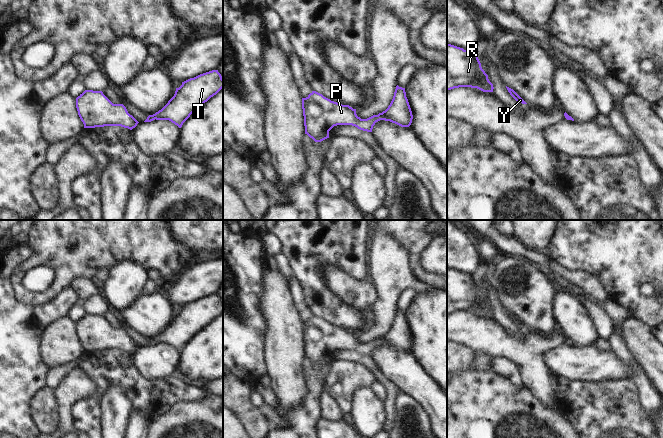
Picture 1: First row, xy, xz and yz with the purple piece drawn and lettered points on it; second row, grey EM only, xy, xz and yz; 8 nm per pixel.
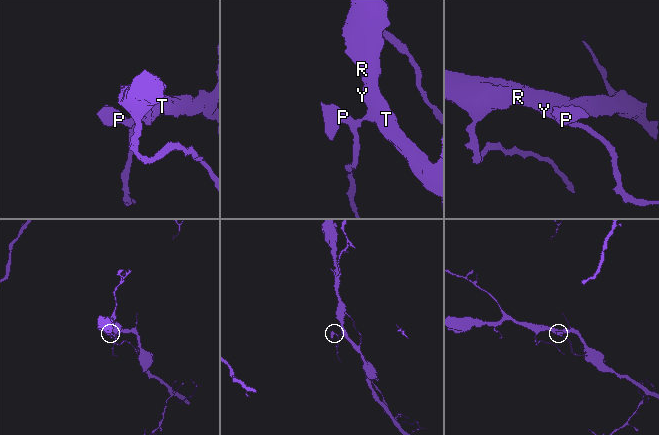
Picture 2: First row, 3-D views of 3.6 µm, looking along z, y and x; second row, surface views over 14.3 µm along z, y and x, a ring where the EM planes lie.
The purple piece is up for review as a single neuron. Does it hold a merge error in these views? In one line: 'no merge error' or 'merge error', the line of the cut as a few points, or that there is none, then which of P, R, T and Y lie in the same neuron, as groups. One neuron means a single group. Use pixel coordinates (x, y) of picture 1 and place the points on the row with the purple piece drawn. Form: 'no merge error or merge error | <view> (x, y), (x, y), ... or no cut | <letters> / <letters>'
no merge error | no cut | P R T Y

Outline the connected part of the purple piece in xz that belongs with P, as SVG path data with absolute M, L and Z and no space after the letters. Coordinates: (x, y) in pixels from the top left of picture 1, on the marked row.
M398 85L388 108L367 119L358 117L356 109L349 105L331 101L316 91L302 98L302 109L305 134L315 142L329 138L329 131L337 125L352 125L360 130L372 132L373 126L380 120L390 121L401 127L409 127L413 119L405 88Z

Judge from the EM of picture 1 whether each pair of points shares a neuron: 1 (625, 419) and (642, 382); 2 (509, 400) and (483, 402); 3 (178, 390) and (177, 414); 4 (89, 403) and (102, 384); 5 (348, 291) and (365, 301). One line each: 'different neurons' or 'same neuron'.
1: different neurons
2: same neuron
3: different neurons
4: same neuron
5: same neuron

